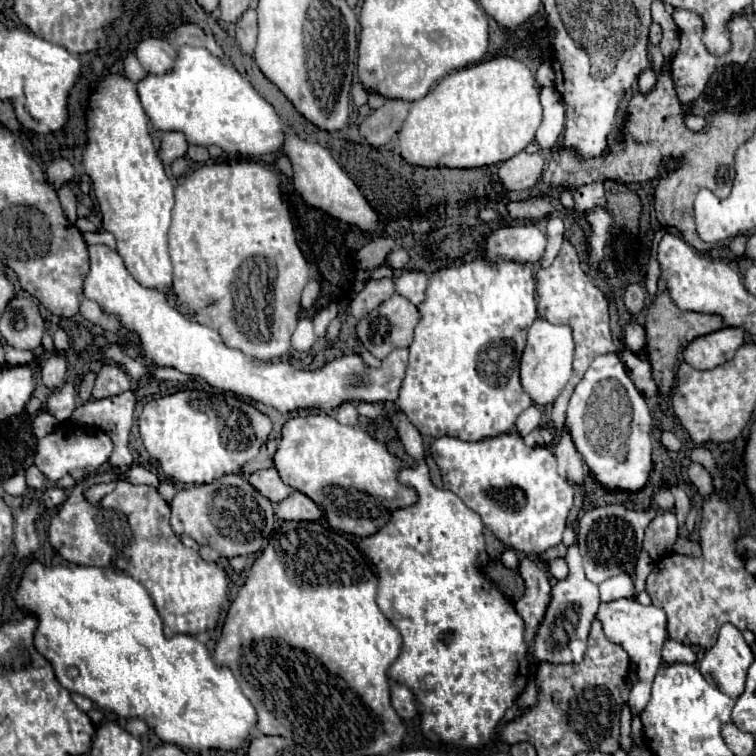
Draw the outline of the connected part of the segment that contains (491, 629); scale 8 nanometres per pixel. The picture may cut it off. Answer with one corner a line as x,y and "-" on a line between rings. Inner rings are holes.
424,457
422,463
418,461
416,469
402,469
398,479
418,491
418,503
394,511
386,527
360,541
364,555
378,567
378,607
400,631
404,643
388,675
414,691
422,715
422,731
430,741
478,747
488,743
492,731
526,685
524,621
514,611
514,605
476,565
478,553
484,551
484,525
480,517
468,509
458,495
432,485

